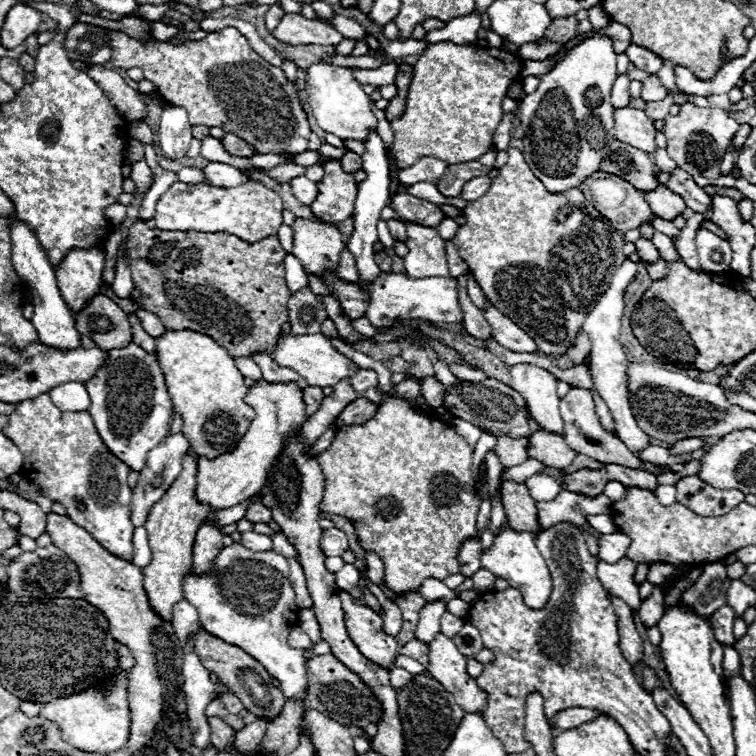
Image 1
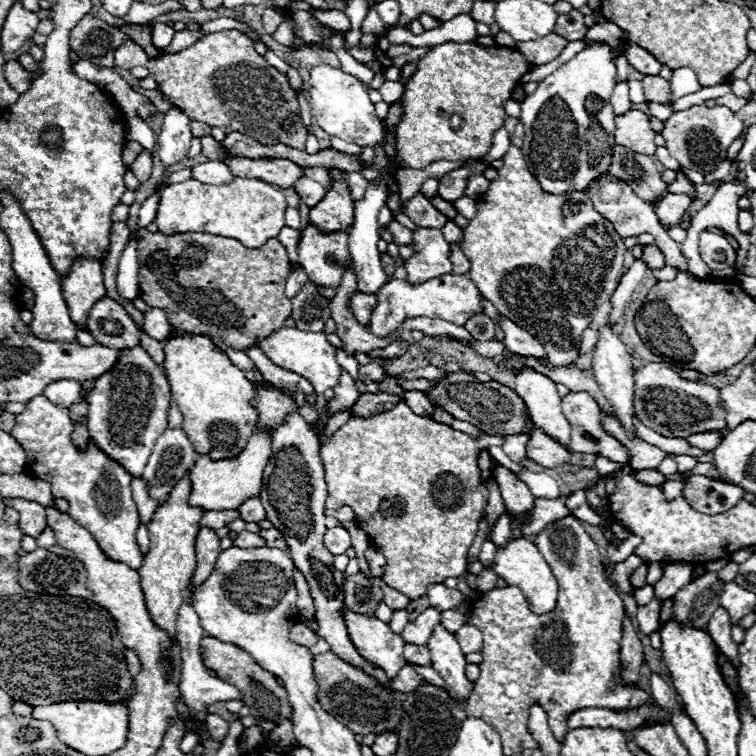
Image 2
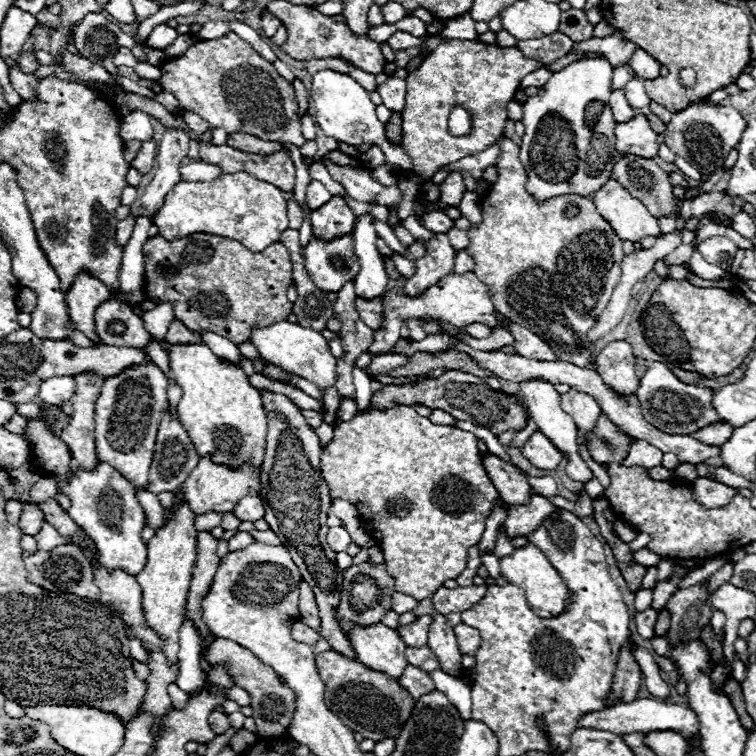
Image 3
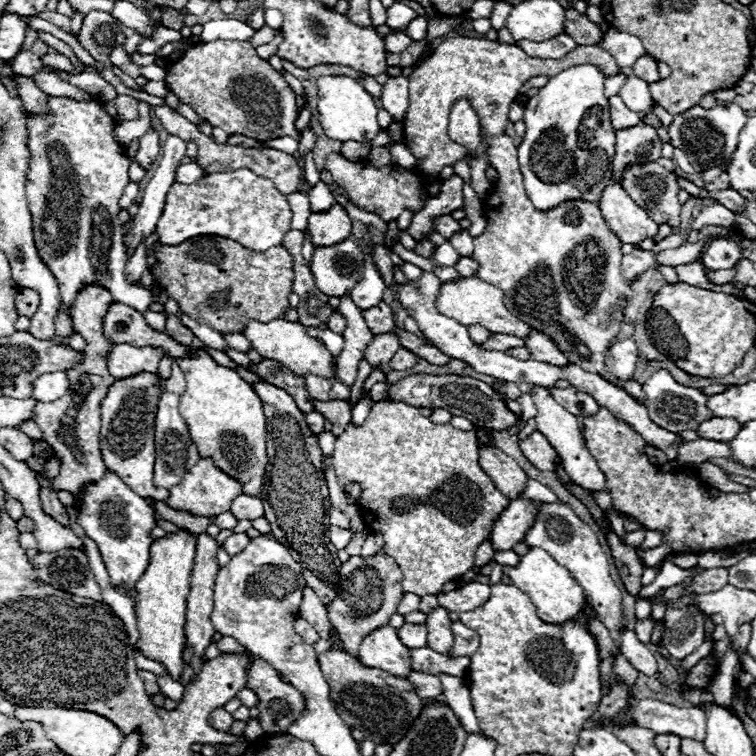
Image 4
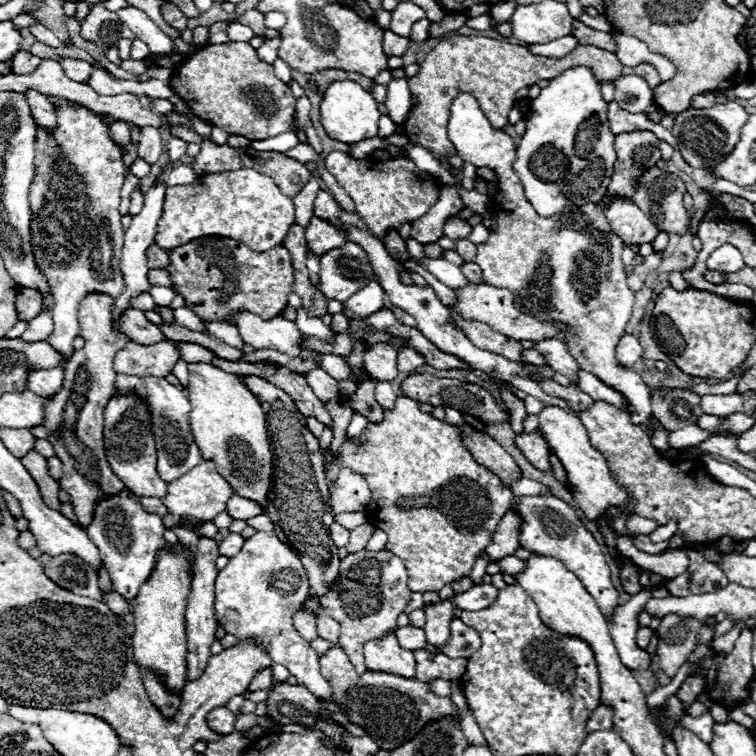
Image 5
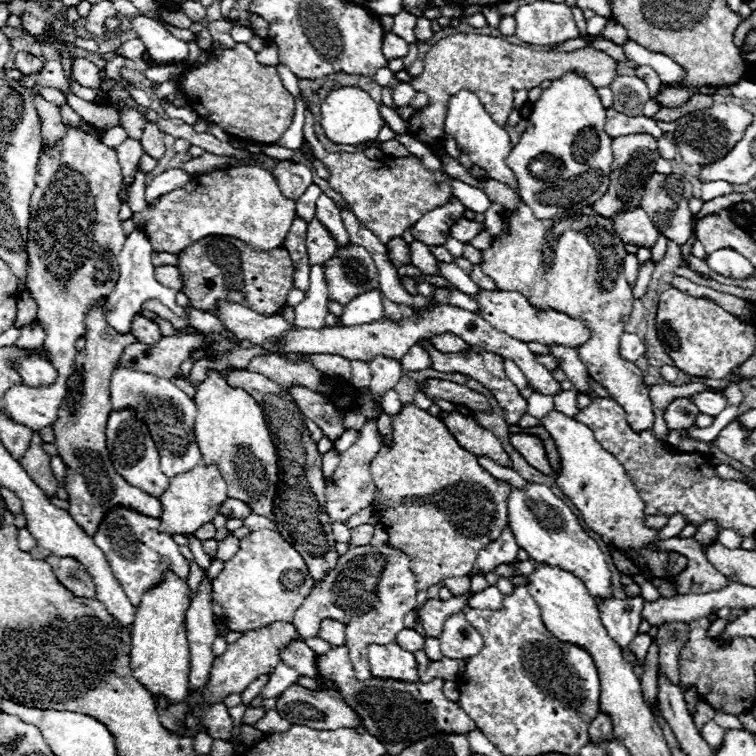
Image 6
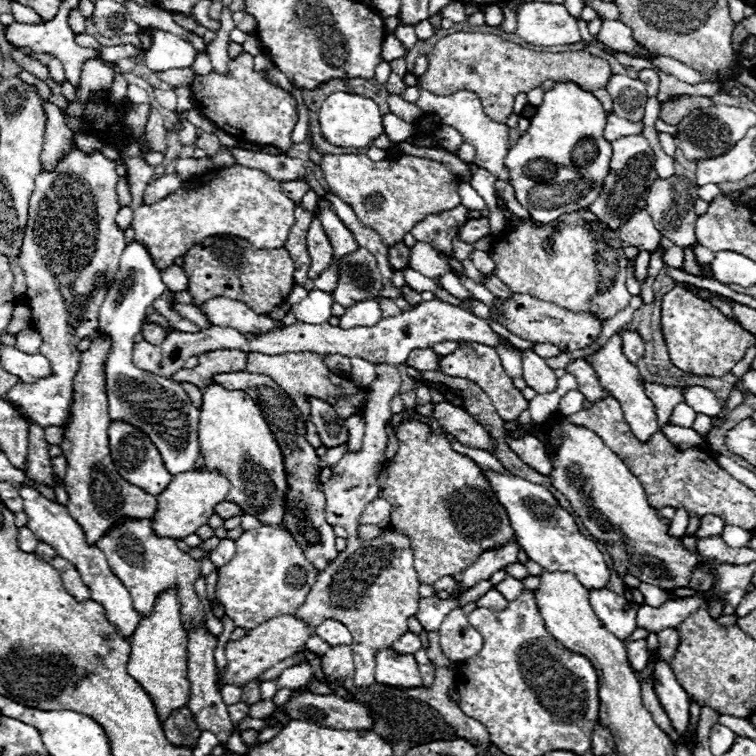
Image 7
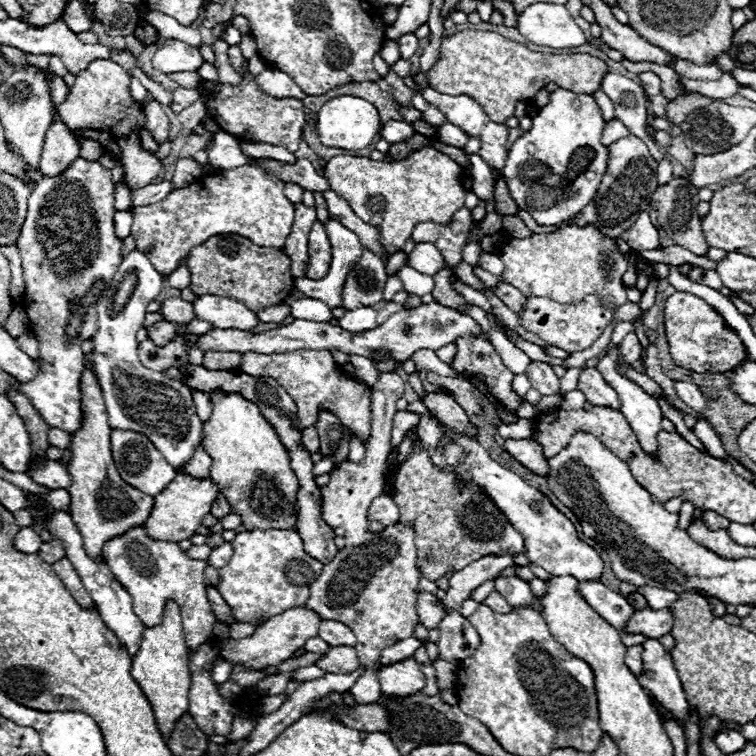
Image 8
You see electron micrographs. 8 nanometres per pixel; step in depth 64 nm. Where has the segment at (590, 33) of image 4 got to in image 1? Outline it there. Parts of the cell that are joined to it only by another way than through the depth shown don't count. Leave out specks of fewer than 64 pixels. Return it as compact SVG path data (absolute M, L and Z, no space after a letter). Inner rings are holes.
M576 16L556 18L548 26L548 32L544 34L544 40L550 40L550 42L568 42L568 40L572 40L576 36L576 26L578 26Z

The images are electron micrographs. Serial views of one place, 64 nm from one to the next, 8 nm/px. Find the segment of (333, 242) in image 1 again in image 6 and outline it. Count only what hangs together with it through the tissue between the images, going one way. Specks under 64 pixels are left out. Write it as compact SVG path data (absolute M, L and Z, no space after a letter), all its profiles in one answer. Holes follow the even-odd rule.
M354 244L334 252L324 264L324 280L328 286L328 300L340 304L348 304L354 296L380 286L372 256L362 246Z

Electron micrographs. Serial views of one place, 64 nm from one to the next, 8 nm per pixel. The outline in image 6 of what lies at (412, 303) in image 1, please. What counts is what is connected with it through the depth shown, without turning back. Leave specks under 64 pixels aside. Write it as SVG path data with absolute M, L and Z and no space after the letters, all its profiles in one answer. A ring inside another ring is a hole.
M480 290L478 296L472 296L478 304L478 316L482 320L488 320L496 330L522 340L522 342L540 342L540 344L566 344L576 348L578 344L584 344L590 338L590 332L586 326L578 320L568 318L562 312L538 312L534 310L526 298L518 292L508 290ZM374 356L372 360L368 360L370 372L372 372L372 382L370 382L370 390L374 392L374 398L380 402L380 394L384 394L388 388L394 388L396 382L400 380L400 362L388 356Z

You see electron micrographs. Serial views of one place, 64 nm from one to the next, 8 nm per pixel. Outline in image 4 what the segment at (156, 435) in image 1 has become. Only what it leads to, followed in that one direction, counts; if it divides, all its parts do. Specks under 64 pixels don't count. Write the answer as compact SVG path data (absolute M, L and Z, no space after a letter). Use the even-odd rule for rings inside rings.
M140 372L136 376L118 378L106 392L100 402L100 452L104 464L116 472L124 484L128 484L138 496L168 500L170 492L164 488L156 488L152 484L154 472L154 428L156 428L156 408L160 402L158 382L162 378L152 372Z

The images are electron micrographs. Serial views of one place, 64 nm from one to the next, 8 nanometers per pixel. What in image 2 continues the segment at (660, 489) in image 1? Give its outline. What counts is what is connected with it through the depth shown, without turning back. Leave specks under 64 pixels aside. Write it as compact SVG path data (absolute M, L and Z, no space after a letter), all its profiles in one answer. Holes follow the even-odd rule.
M664 482L662 484L662 492L664 492L666 500L674 500L676 496L680 496L682 486L684 486L684 482Z

